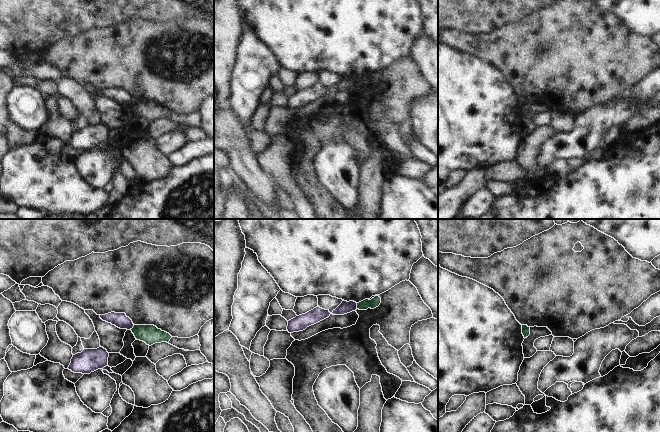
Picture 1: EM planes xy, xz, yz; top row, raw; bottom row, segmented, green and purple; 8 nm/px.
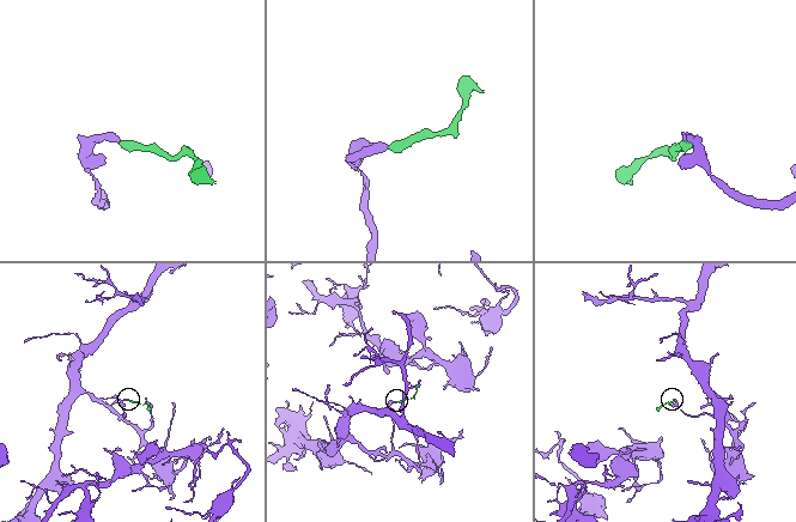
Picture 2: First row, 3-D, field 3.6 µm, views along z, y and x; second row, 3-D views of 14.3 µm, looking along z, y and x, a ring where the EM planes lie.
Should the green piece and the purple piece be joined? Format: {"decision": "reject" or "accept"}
{"decision": "reject"}

